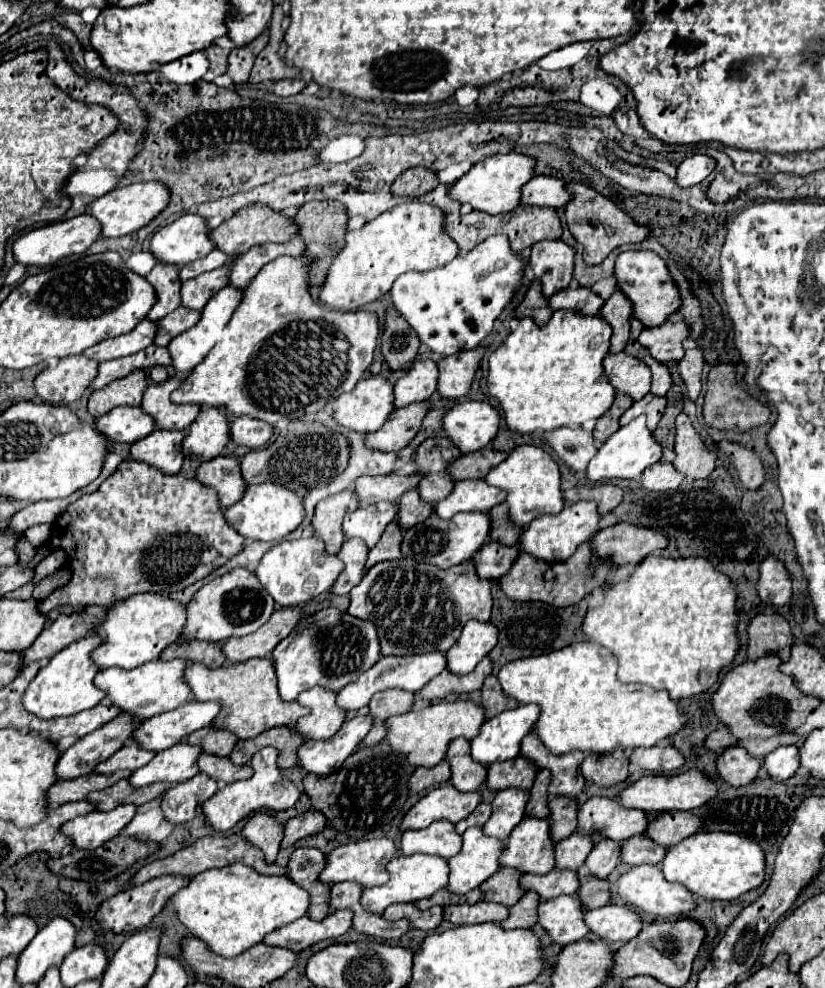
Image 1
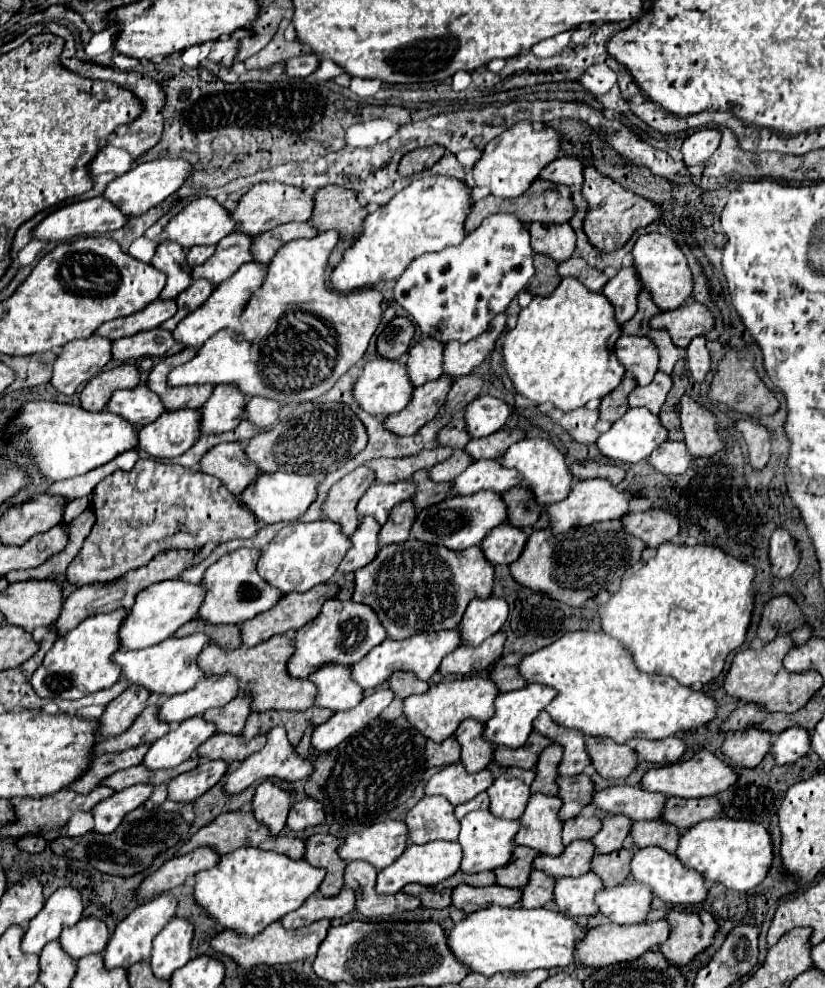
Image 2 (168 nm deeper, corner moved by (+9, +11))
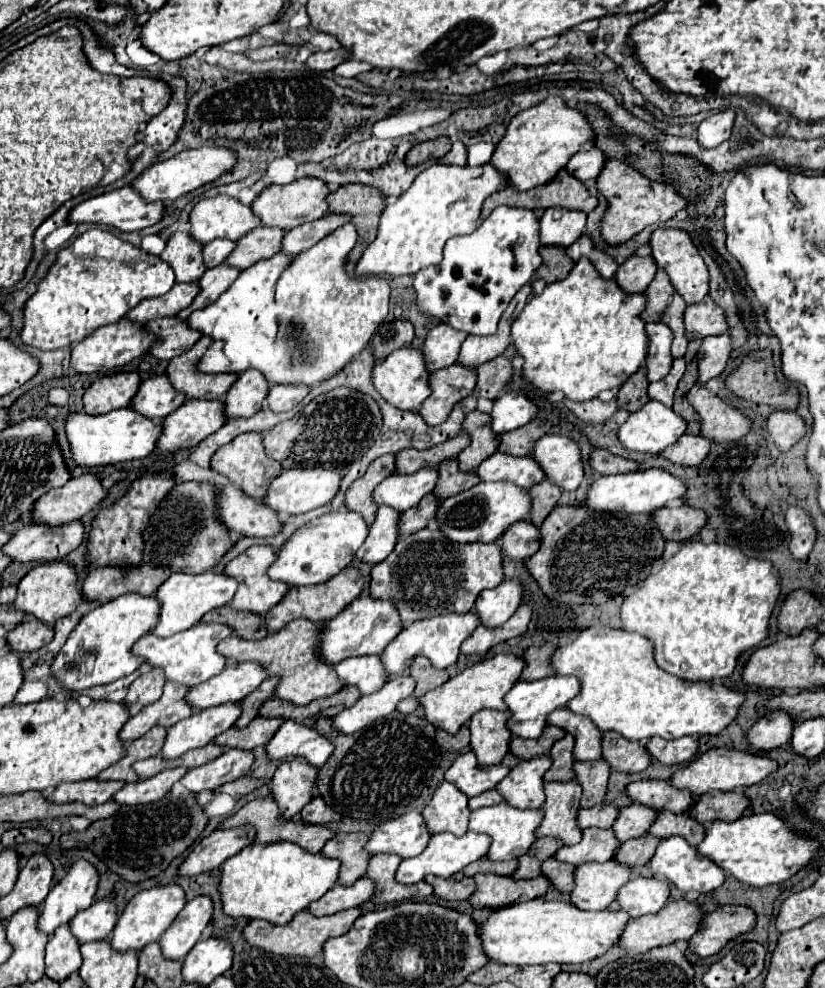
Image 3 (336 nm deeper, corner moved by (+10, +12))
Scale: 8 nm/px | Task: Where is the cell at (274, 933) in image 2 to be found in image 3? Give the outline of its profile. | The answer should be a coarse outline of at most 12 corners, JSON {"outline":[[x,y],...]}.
{"outline":[[362,906],[332,916],[302,910],[280,926],[252,920],[248,944],[282,956],[316,956],[346,934]]}

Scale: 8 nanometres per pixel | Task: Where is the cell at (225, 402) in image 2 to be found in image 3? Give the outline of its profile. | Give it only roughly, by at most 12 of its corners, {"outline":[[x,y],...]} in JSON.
{"outline":[[246,370],[226,392],[226,418],[256,414],[270,384]]}

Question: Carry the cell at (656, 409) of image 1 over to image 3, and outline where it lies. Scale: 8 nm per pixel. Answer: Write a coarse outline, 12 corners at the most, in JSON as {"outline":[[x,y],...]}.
{"outline":[[676,358],[670,374],[648,388],[650,398],[666,406],[674,404],[686,360]]}

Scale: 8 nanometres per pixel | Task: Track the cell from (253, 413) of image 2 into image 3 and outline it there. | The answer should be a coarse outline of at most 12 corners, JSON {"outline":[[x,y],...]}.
{"outline":[[276,384],[266,406],[286,412],[310,394],[306,384]]}

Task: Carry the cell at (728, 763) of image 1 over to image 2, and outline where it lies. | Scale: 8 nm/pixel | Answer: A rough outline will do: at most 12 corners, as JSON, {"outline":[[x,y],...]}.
{"outline":[[755,727],[731,733],[723,755],[743,769],[759,765],[771,735]]}

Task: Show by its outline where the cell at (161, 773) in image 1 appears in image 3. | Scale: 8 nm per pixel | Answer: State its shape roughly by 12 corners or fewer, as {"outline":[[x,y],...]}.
{"outline":[[240,702],[196,710],[168,728],[162,756],[174,760],[232,728]]}

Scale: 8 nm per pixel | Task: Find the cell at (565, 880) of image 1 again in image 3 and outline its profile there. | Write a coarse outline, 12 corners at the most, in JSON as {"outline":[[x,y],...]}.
{"outline":[[586,828],[582,842],[556,858],[574,866],[608,862],[620,840],[614,830]]}

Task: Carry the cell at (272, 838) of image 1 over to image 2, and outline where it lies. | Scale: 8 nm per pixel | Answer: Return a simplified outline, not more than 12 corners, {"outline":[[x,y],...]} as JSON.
{"outline":[[261,783],[253,815],[279,835],[291,809],[289,795],[273,783]]}

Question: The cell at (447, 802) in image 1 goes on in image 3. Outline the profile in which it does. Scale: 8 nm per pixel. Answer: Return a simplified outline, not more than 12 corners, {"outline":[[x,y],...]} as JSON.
{"outline":[[470,750],[454,760],[446,780],[472,798],[492,790],[510,768],[480,766]]}

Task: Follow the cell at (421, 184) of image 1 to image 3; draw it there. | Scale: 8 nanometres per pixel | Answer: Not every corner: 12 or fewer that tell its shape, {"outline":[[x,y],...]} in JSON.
{"outline":[[450,138],[416,144],[406,154],[408,166],[438,160],[452,148]]}

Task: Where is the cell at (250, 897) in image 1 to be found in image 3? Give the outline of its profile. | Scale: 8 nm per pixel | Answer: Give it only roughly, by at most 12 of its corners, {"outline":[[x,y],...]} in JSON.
{"outline":[[250,844],[222,866],[232,918],[290,922],[322,898],[338,858]]}

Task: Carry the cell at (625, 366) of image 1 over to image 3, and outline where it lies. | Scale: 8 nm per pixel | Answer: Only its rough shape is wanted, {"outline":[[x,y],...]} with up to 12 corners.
{"outline":[[648,324],[648,380],[662,380],[672,368],[672,330]]}

